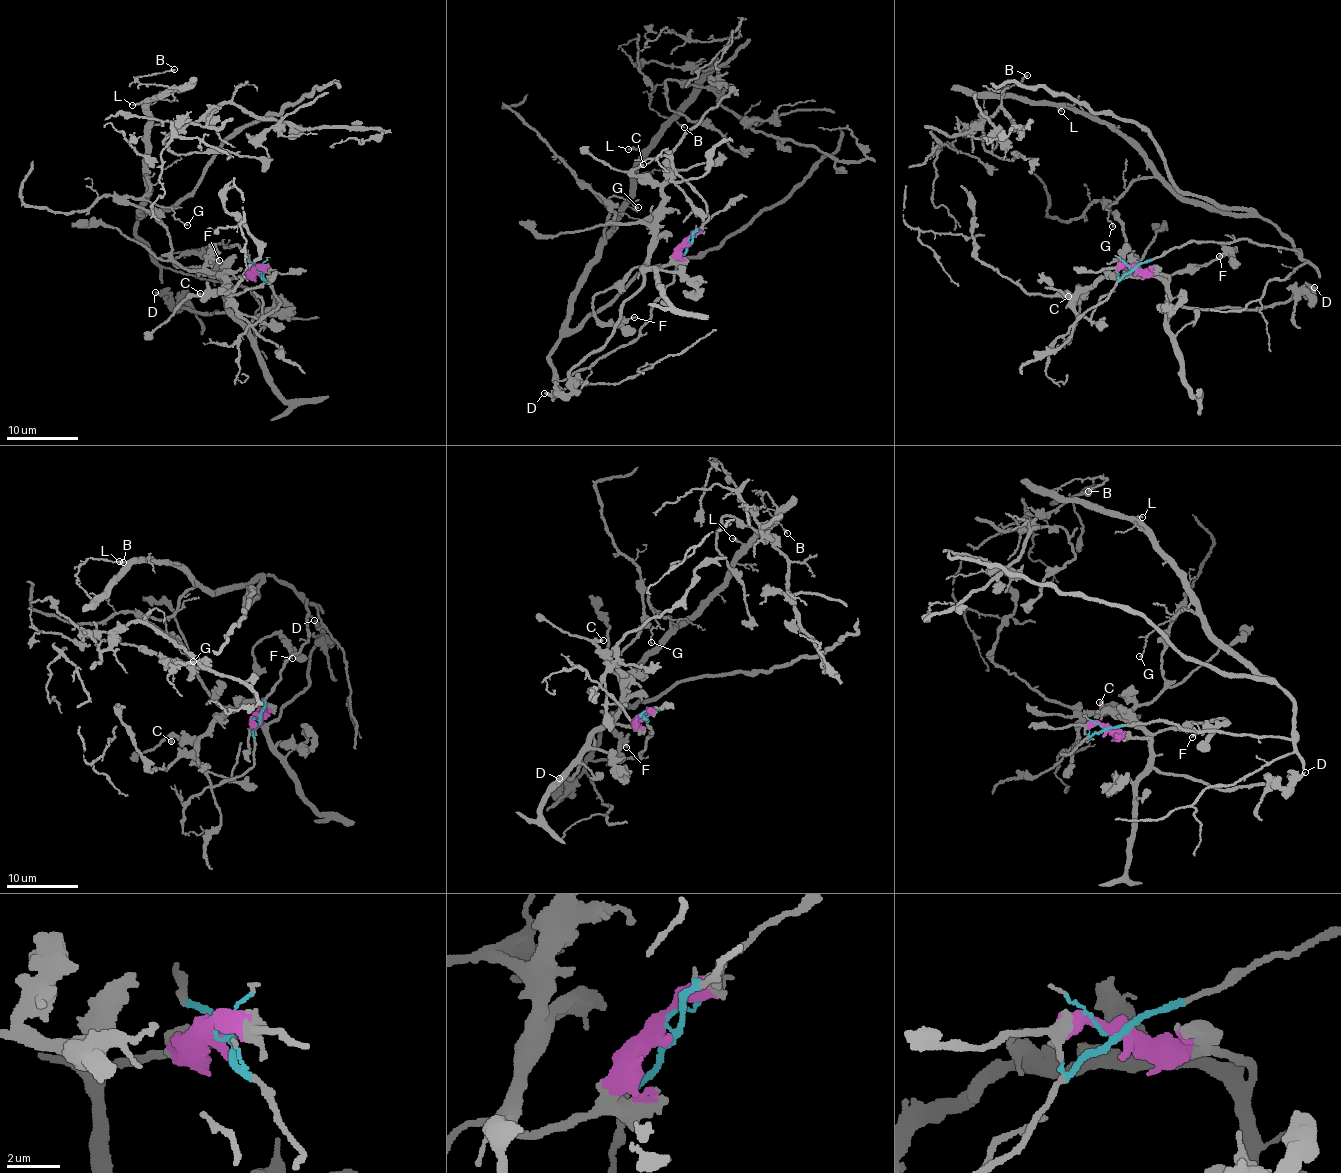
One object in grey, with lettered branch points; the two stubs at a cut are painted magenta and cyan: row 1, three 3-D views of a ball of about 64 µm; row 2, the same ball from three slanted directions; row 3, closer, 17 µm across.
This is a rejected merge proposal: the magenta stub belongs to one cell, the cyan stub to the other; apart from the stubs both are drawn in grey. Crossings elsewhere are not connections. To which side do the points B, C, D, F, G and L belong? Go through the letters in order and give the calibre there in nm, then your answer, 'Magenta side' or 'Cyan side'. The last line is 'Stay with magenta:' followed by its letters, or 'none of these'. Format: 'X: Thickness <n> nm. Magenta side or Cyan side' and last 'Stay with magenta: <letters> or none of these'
B: Thickness 200 nm. Cyan side
C: Thickness 240 nm. Magenta side
D: Thickness 320 nm. Magenta side
F: Thickness 160 nm. Magenta side
G: Thickness 100 nm. Cyan side
L: Thickness 220 nm. Cyan side
Stay with magenta: C, D, F

